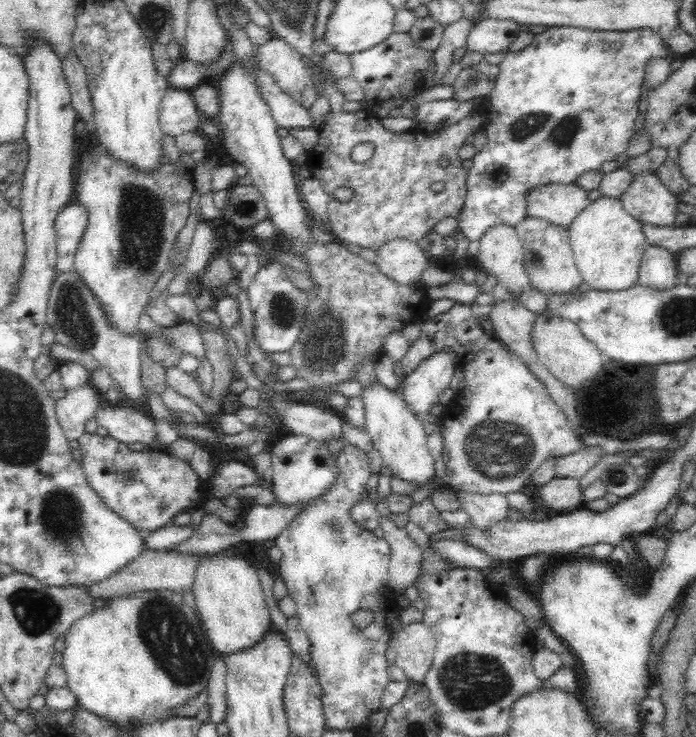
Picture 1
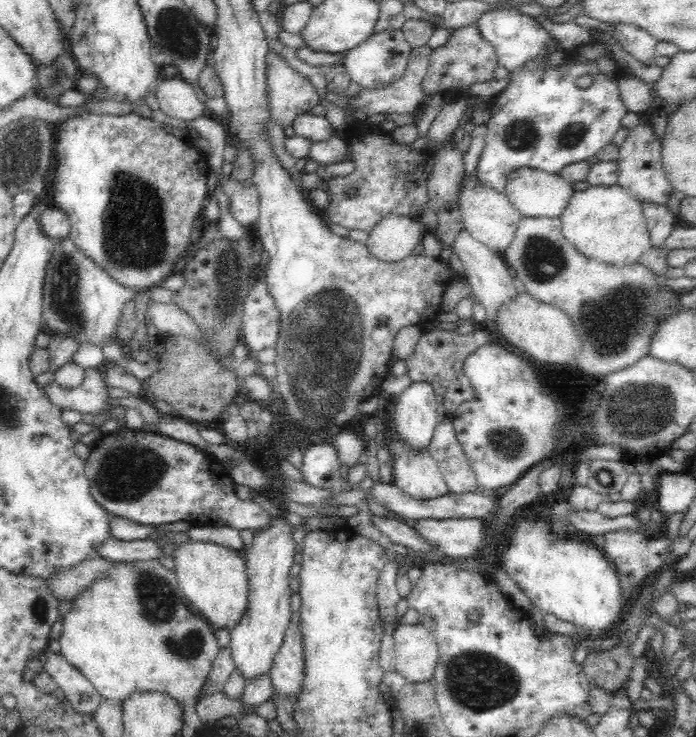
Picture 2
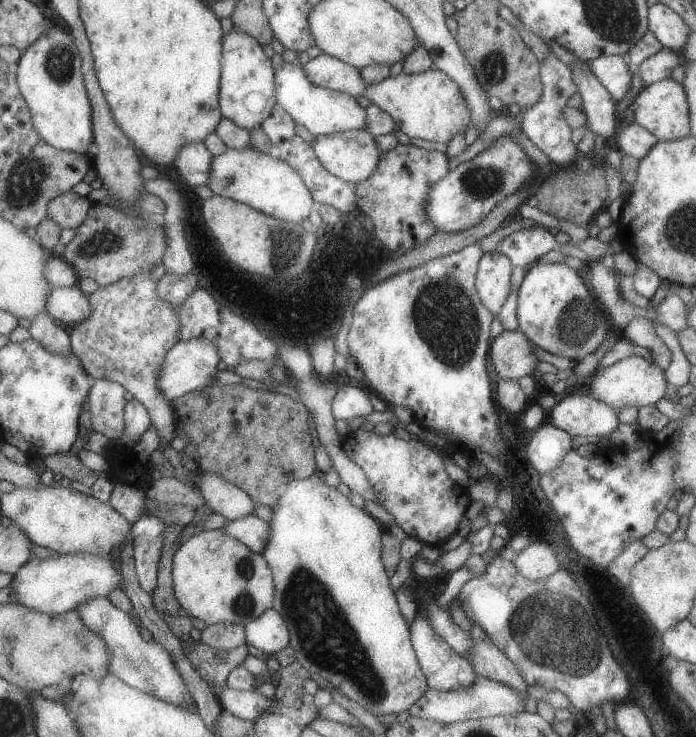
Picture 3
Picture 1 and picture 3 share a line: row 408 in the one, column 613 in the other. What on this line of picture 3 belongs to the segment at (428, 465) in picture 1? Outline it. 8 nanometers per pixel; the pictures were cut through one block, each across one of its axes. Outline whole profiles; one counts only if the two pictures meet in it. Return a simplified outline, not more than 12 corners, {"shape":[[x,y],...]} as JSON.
{"shape":[[633,354],[591,375],[615,412],[666,398],[664,371]]}

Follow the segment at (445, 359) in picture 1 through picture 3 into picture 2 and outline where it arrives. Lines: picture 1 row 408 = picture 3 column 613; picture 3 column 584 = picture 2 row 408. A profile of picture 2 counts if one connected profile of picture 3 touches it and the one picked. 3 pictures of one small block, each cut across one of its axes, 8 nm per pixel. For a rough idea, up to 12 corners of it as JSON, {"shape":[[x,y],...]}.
{"shape":[[429,382],[394,404],[393,426],[410,448],[427,448],[441,417]]}

